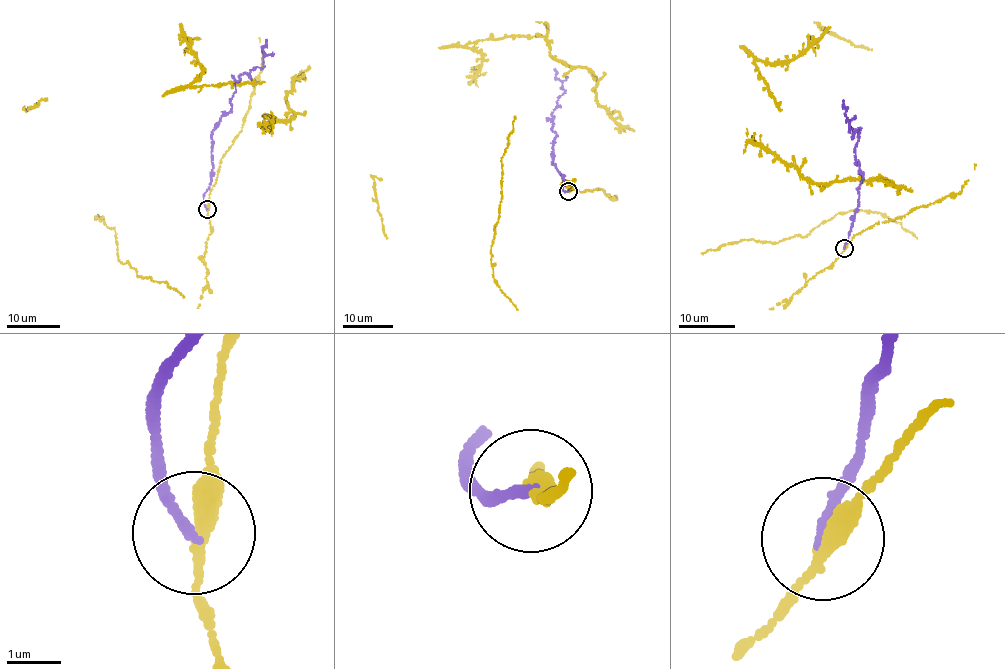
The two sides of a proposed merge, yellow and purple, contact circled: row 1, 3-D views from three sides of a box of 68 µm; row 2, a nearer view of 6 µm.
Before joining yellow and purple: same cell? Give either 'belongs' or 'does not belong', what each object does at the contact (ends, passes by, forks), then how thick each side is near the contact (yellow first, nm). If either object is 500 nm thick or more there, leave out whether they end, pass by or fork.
does not belong; yellow passes by; purple ends; calibres 280 and 180 nm

